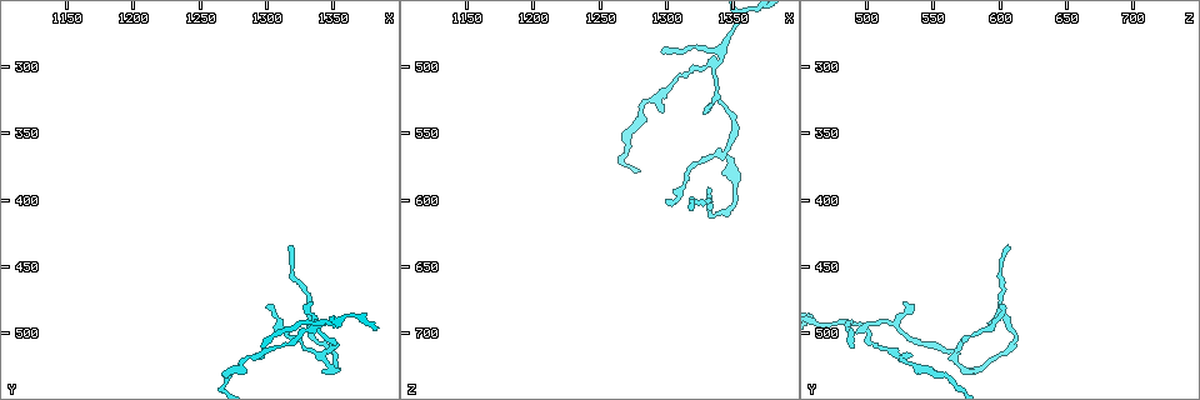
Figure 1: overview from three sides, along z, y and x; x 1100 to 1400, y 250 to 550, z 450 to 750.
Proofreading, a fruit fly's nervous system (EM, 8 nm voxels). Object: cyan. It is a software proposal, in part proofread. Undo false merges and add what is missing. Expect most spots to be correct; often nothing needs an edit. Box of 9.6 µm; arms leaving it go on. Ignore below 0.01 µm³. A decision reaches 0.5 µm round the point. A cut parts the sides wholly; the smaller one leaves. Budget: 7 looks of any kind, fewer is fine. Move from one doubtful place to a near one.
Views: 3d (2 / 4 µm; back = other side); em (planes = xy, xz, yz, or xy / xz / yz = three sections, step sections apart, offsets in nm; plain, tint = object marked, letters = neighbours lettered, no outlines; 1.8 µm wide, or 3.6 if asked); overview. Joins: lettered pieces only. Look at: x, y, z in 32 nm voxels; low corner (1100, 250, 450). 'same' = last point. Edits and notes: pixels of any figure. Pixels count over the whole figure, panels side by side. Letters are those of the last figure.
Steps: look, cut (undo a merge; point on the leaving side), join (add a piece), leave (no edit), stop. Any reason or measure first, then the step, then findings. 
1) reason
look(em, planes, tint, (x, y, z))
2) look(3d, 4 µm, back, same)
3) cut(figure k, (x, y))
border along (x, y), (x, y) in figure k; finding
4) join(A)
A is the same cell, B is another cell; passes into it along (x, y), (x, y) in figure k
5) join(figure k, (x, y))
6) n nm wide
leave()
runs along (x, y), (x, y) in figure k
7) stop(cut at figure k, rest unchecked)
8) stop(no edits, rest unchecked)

tapers out
look(em, 3.6 µm, xy, step 16, letters, (1334, 476, 530))

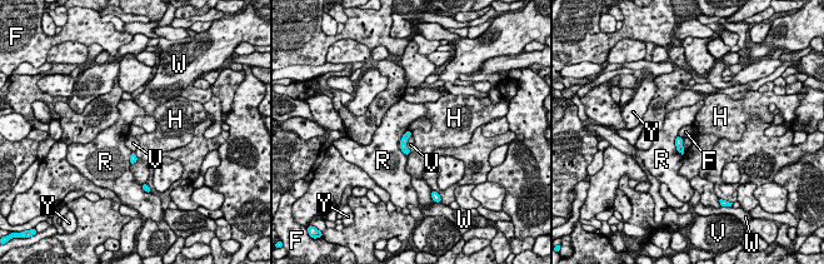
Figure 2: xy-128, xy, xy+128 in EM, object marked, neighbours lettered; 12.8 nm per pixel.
look(em, 3.6 µm, planes, letters, same)

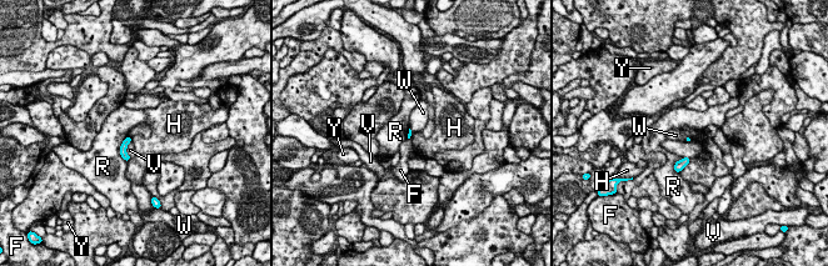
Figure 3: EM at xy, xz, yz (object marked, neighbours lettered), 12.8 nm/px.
leave()
F, H, R, V, W and Y are other cells; border along (691, 159), (681, 170) in figure 3; no lettered piece goes on from it

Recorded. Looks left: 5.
arms part here
look(em, xy, step 16, tint, (1340, 518, 568))

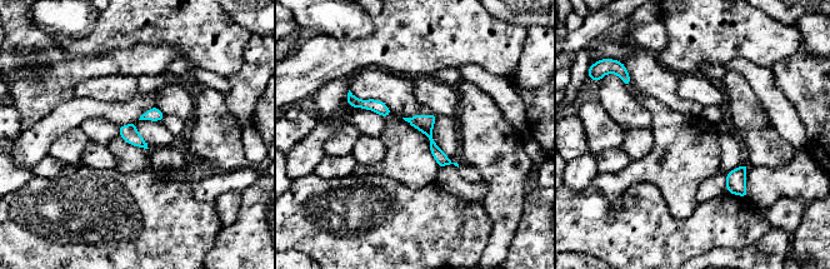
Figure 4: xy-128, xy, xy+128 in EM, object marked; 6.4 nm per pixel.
look(em, xy, step 16, letters, same)

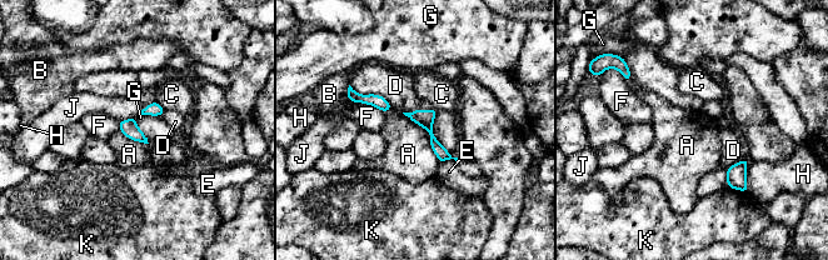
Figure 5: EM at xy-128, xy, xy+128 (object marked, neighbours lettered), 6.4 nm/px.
110 nm wide
leave()
A, B, C, D, E, F, G, H, J and K are other cells; border along (402, 113), (427, 131), (439, 161) in figure 5; all the same cell

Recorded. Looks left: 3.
tapers out
look(3d, 4 µm, (1320, 436, 610))

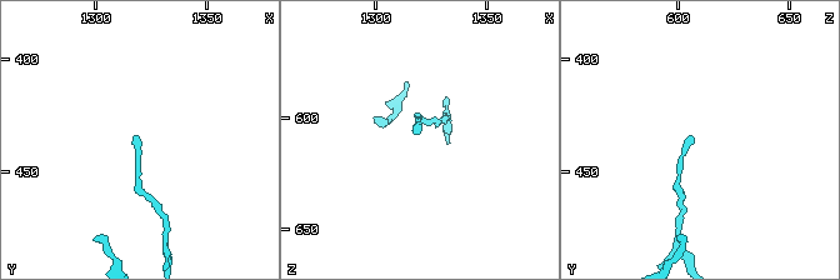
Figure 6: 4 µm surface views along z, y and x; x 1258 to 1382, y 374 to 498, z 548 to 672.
shape alone is not enough
look(em, planes, letters, (1319, 436, 608))

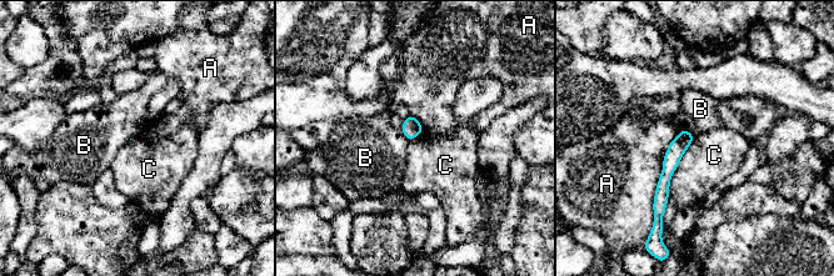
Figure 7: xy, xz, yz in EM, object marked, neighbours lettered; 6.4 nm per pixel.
A touches over 600 nm
leave()
A, B and C are other cells; none of them fits

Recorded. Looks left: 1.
stop(no edits, rest unchecked)

